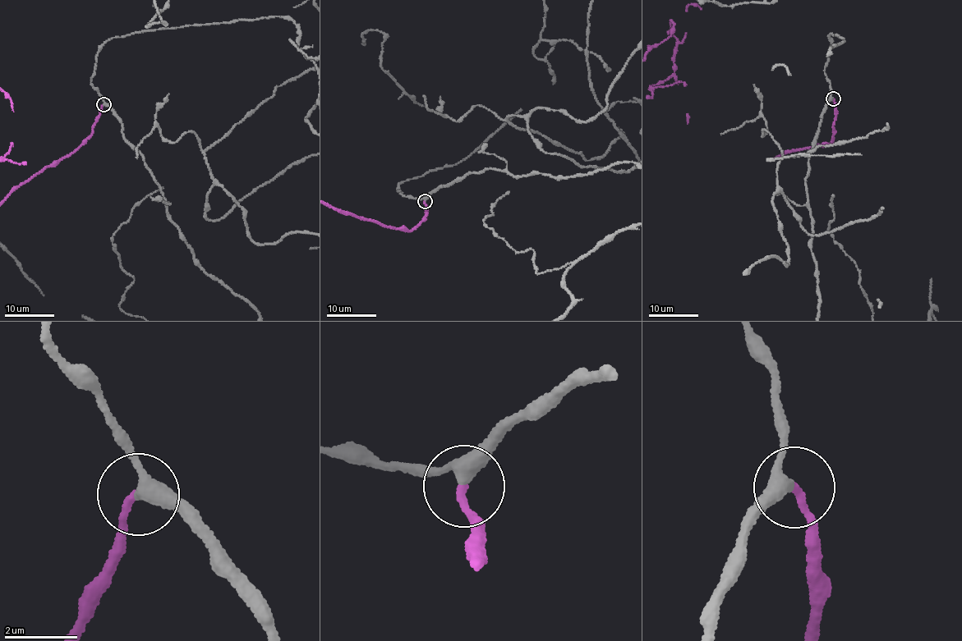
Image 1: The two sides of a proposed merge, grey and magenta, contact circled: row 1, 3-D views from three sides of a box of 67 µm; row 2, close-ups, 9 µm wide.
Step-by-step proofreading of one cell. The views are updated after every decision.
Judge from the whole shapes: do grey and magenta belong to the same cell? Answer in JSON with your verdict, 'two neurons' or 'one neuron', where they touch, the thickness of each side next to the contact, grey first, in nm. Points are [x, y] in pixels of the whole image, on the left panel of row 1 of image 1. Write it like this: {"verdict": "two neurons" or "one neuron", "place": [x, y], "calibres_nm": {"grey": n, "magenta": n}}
{"verdict": "one neuron", "place": [103, 104], "calibres_nm": {"grey": 360, "magenta": 200}}

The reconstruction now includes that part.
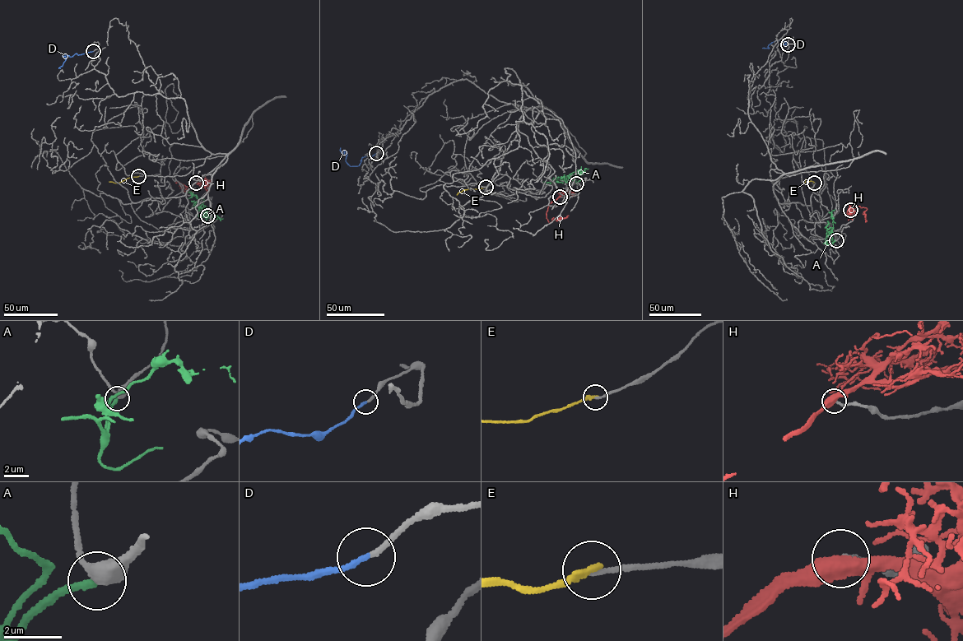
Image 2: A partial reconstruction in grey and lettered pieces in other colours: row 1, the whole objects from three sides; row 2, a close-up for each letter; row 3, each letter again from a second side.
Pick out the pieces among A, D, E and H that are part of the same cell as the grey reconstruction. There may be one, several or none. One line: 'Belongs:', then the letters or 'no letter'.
Belongs: D, E

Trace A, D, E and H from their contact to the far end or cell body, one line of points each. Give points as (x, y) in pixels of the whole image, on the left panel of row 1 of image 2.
A: (207, 215), (211, 212), (203, 207), (203, 199), (192, 195), (189, 188)
D: (93, 51), (71, 57), (62, 55), (66, 58), (60, 68)
E: (139, 176), (116, 183), (109, 182)
H: (196, 183), (186, 187), (175, 182), (183, 191), (193, 192)

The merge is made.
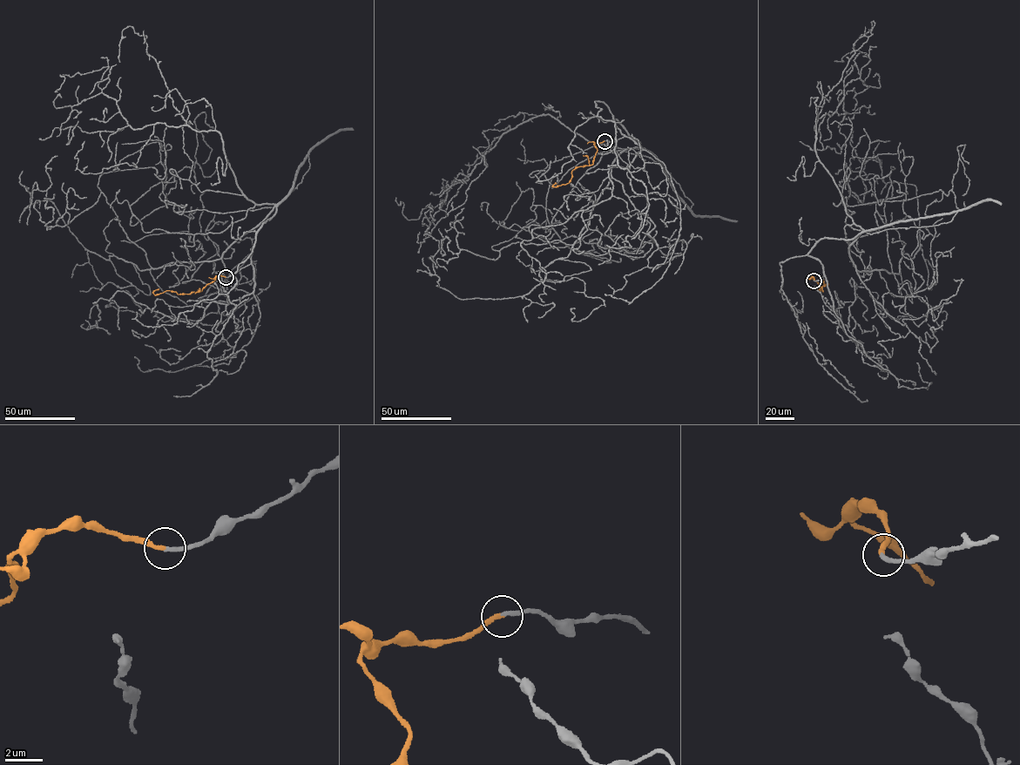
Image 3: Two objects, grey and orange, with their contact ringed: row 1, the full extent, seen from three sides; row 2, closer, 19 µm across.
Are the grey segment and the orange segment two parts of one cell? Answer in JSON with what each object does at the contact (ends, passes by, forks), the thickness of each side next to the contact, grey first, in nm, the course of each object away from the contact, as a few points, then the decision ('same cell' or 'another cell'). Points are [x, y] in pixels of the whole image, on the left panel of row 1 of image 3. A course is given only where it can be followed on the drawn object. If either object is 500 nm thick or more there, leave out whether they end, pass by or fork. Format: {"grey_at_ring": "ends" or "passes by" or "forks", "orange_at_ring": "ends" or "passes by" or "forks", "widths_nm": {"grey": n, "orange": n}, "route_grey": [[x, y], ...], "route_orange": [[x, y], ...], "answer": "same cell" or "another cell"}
{"grey_at_ring": "ends", "orange_at_ring": "ends", "widths_nm": {"grey": 220, "orange": 240}, "route_grey": [[226, 277], [310, 165], [274, 206], [179, 214], [158, 196], [194, 167], [194, 119], [212, 128]], "route_orange": [[226, 277], [216, 275], [202, 290], [189, 294], [169, 290], [155, 294], [153, 291], [158, 288]], "answer": "same cell"}

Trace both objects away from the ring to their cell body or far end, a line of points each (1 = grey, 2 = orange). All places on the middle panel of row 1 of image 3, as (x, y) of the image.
1: (604, 141), (624, 135), (612, 116), (693, 205), (627, 152), (551, 188), (556, 173), (549, 223), (604, 256)
2: (604, 141), (594, 143), (597, 149), (592, 165), (575, 168), (568, 183), (553, 186), (557, 183)

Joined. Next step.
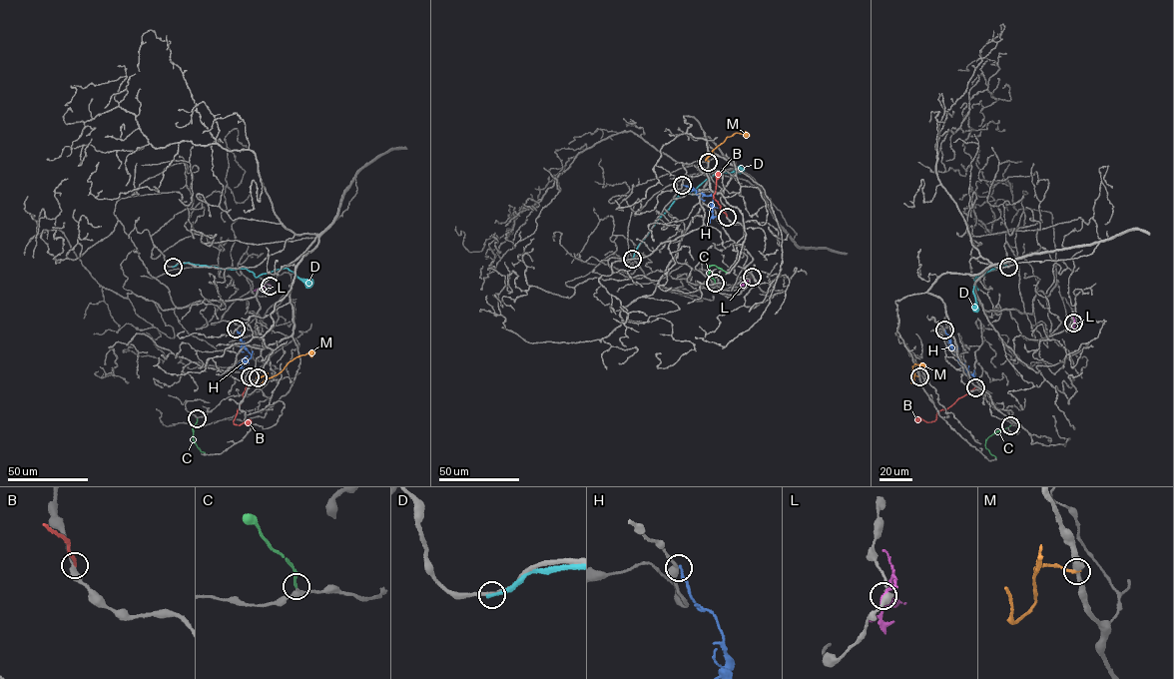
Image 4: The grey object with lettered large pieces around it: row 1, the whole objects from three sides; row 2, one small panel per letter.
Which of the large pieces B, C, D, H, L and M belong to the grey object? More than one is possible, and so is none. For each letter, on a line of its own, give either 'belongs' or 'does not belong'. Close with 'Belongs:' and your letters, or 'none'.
B: does not belong
C: belongs
D: does not belong
H: does not belong
L: does not belong
M: does not belong
Belongs: C

